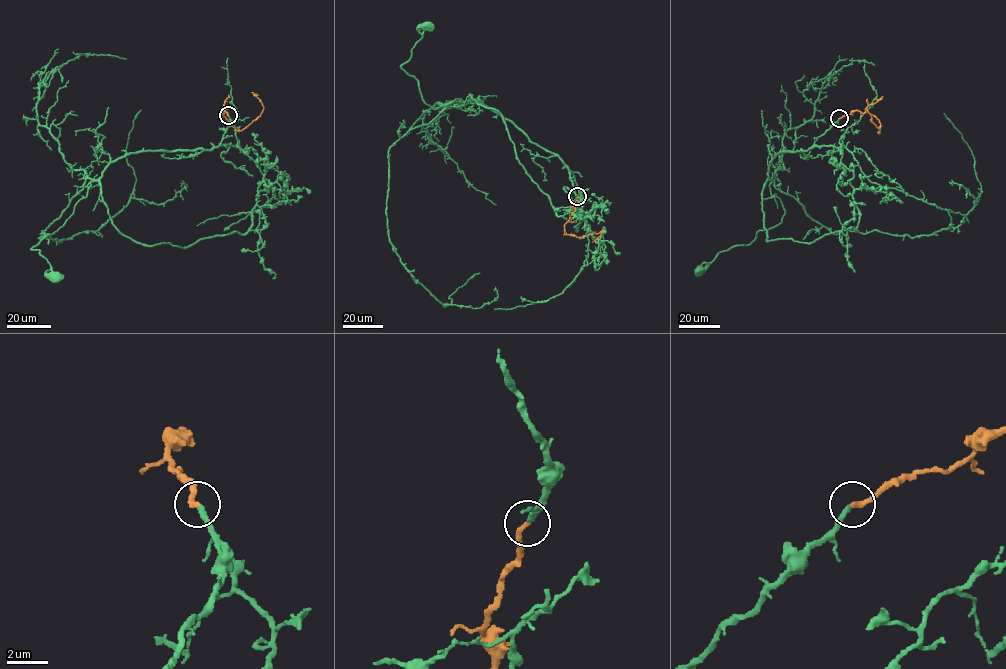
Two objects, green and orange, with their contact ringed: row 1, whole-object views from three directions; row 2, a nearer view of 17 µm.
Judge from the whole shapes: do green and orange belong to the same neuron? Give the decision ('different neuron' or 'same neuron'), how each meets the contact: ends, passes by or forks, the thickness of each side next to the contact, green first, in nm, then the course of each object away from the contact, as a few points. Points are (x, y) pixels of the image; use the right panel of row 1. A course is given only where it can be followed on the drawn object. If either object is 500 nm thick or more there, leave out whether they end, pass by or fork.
same neuron; green ends; orange ends; calibres 240 and 260 nm; course green (839, 118), (813, 147), (781, 151), (769, 166), (771, 193), (785, 213), (779, 224), (721, 251), (699, 271); course orange (839, 118), (856, 111), (867, 112), (879, 120), (879, 132), (867, 107), (883, 96)

